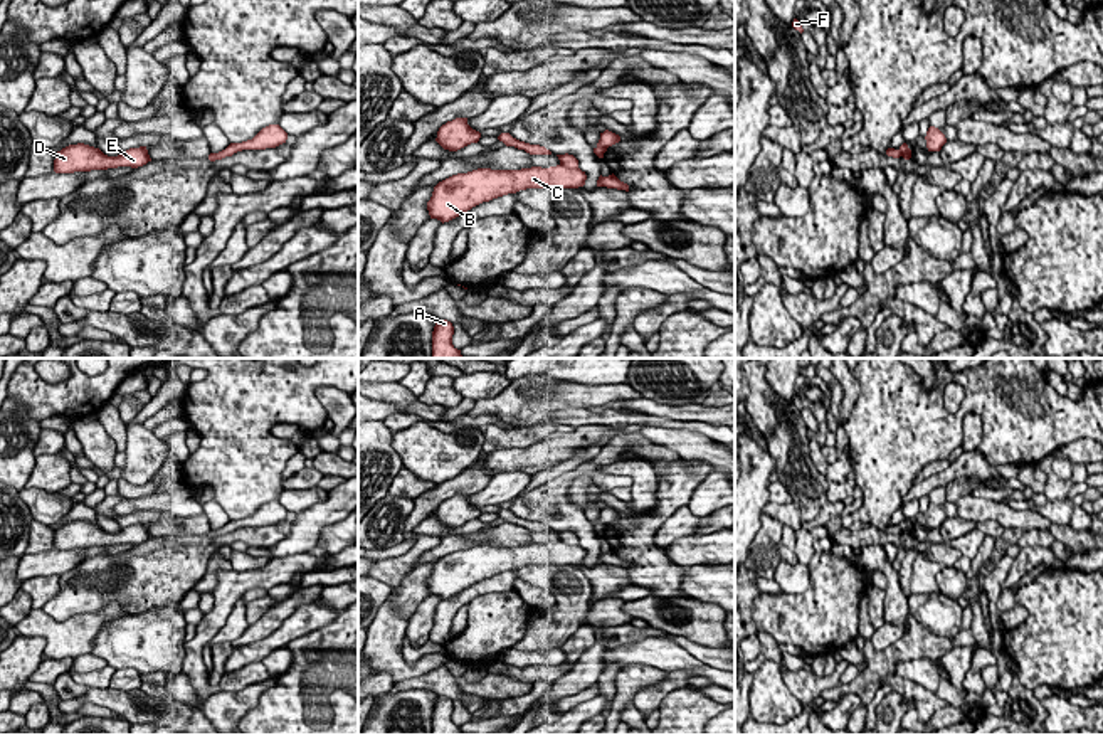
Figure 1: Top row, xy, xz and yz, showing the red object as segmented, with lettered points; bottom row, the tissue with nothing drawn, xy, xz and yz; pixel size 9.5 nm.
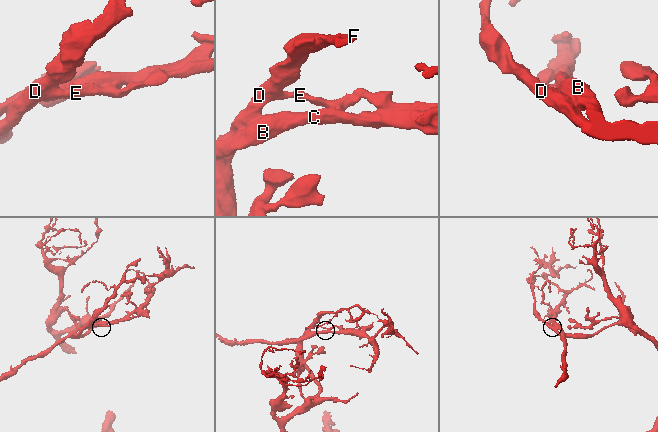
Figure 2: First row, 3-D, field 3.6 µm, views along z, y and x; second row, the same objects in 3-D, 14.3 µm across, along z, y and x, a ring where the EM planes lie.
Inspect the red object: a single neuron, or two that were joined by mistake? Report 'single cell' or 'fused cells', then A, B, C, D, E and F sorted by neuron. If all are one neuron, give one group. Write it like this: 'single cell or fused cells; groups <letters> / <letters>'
fused cells; groups A D E F / B C

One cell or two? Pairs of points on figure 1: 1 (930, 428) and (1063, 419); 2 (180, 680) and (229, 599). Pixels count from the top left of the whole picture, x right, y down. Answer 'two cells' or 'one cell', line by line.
1: one cell
2: two cells

